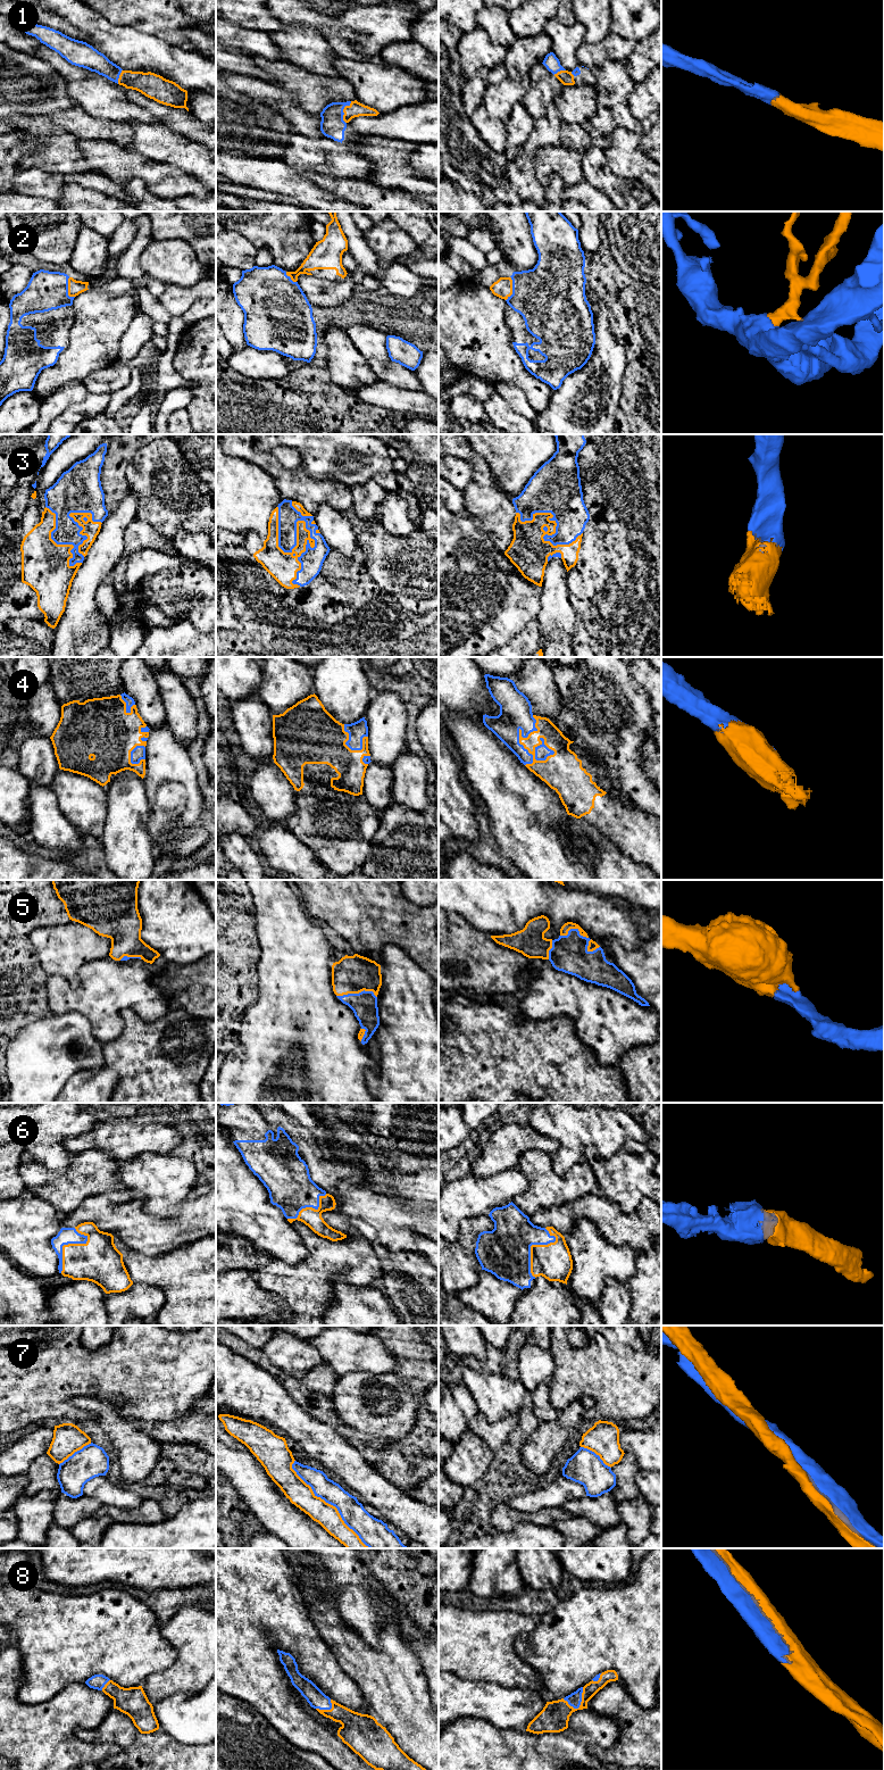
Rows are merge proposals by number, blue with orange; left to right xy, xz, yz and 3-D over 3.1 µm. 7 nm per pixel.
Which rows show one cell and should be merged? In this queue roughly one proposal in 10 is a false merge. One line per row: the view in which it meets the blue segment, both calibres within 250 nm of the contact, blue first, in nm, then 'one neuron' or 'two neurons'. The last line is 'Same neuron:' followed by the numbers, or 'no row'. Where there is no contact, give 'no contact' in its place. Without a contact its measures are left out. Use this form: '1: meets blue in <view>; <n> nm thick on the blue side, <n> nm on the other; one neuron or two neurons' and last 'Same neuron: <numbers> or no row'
1: meets blue in xz; 170 nm thick on the blue side, 110 nm on the other; one neuron
2: meets blue in yz; 440 nm thick on the blue side, 140 nm on the other; one neuron
3: meets blue in xz; 140 nm thick on the blue side, 100 nm on the other; one neuron
4: meets blue in yz; 220 nm thick on the blue side, 140 nm on the other; one neuron
5: meets blue in xz; 180 nm thick on the blue side, 280 nm on the other; one neuron
6: meets blue in yz; 360 nm thick on the blue side, 260 nm on the other; one neuron
7: meets blue in xz; 170 nm thick on the blue side, 170 nm on the other; two neurons
8: meets blue in yz; 100 nm thick on the blue side, 200 nm on the other; one neuron
Same neuron: 1, 2, 3, 4, 5, 6, 8

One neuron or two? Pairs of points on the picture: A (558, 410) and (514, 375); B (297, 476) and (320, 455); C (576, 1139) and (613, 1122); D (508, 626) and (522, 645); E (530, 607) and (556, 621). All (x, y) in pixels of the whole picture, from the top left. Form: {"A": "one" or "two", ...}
{"A": "two", "B": "two", "C": "one", "D": "two", "E": "two"}

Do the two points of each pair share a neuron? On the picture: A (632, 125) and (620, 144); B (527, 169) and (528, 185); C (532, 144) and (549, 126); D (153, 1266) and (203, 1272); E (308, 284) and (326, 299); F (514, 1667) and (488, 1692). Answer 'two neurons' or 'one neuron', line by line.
A: two neurons
B: one neuron
C: one neuron
D: one neuron
E: one neuron
F: two neurons

